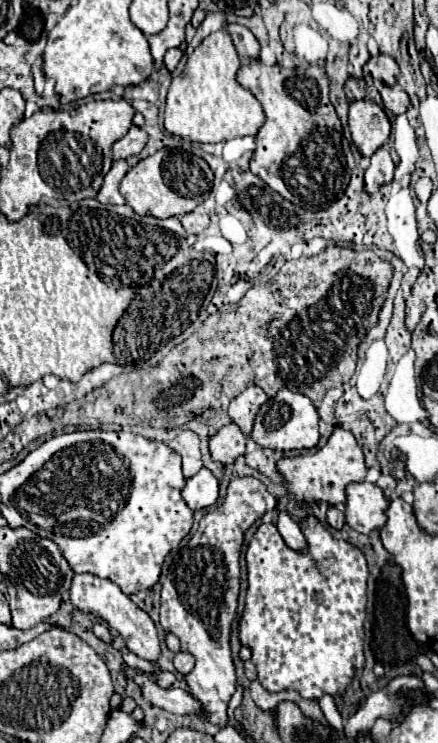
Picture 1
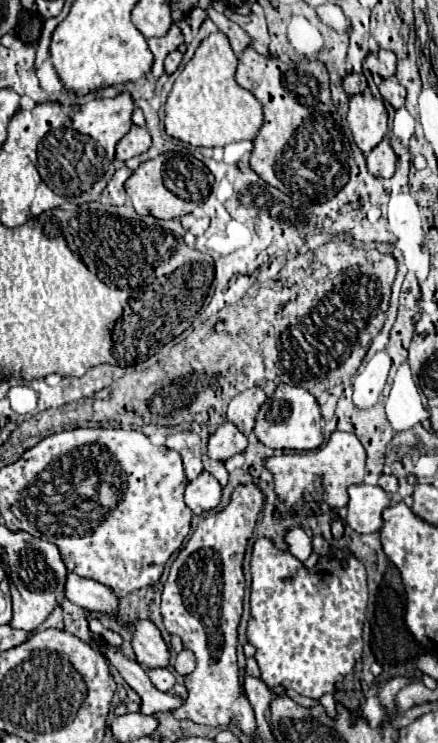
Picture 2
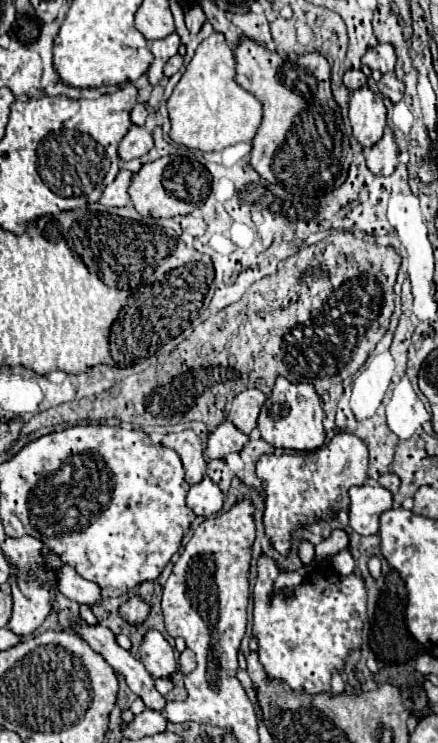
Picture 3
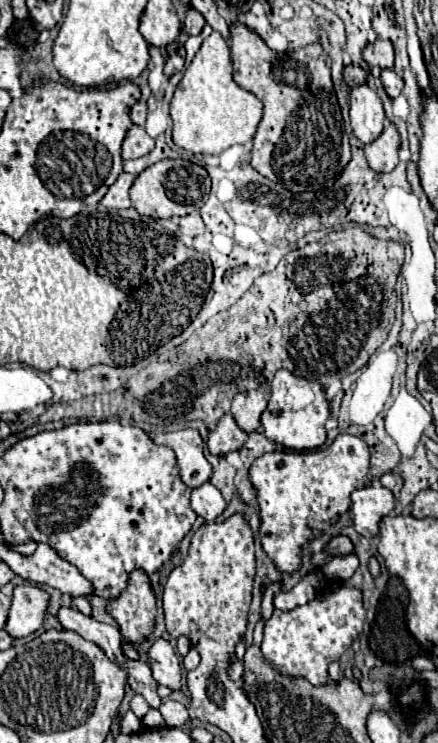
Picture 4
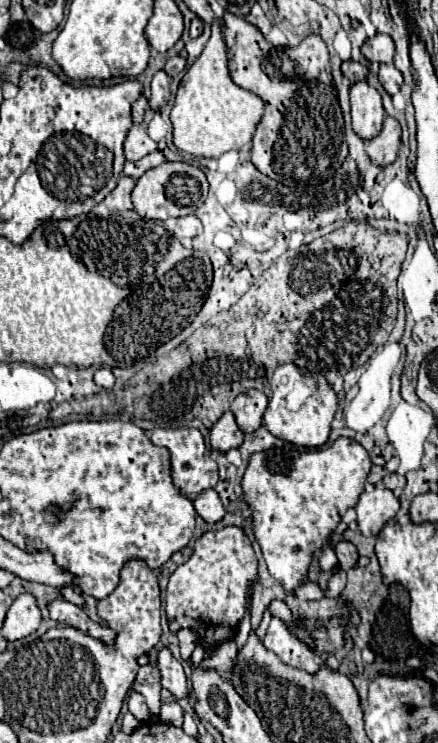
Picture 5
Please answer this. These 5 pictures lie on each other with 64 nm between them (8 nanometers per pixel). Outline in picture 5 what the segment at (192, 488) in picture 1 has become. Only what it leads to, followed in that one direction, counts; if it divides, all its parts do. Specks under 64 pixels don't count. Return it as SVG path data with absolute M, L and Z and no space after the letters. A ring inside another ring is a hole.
M214 490L202 492L194 500L194 508L196 508L196 514L210 526L216 526L226 514L226 510L224 510L224 506L222 506L222 502Z

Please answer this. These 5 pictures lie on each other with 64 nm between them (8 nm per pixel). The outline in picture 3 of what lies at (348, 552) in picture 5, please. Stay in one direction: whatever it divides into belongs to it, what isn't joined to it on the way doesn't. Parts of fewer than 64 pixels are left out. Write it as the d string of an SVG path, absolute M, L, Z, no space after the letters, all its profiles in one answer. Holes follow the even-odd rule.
M334 530L330 534L330 538L326 538L324 542L320 542L315 547L315 559L317 562L321 561L322 558L328 558L328 556L334 556L342 550L348 548L348 534L344 530Z

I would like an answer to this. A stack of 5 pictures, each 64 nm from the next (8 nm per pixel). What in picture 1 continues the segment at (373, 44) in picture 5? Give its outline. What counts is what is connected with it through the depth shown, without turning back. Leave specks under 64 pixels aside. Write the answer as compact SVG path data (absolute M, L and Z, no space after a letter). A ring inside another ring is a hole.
M378 54L374 64L378 66L378 76L384 80L384 84L394 84L396 76L398 76L398 64L396 60L392 60L392 56L386 54Z

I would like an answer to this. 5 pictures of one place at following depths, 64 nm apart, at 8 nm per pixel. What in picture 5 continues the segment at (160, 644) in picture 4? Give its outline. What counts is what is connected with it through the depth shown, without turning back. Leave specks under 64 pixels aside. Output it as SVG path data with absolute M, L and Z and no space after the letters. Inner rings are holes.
M168 650L158 652L158 668L162 672L162 686L166 690L170 690L176 700L190 696L190 688L188 688L188 680L184 674L182 662L180 660L174 662L174 658Z

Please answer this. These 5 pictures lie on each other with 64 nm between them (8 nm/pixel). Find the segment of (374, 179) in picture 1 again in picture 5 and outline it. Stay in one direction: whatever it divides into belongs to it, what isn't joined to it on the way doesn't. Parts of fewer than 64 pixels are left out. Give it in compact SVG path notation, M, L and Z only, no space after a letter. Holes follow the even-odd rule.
M386 116L380 134L366 142L366 152L374 164L388 166L394 162L398 150L400 150L400 124L394 116Z

